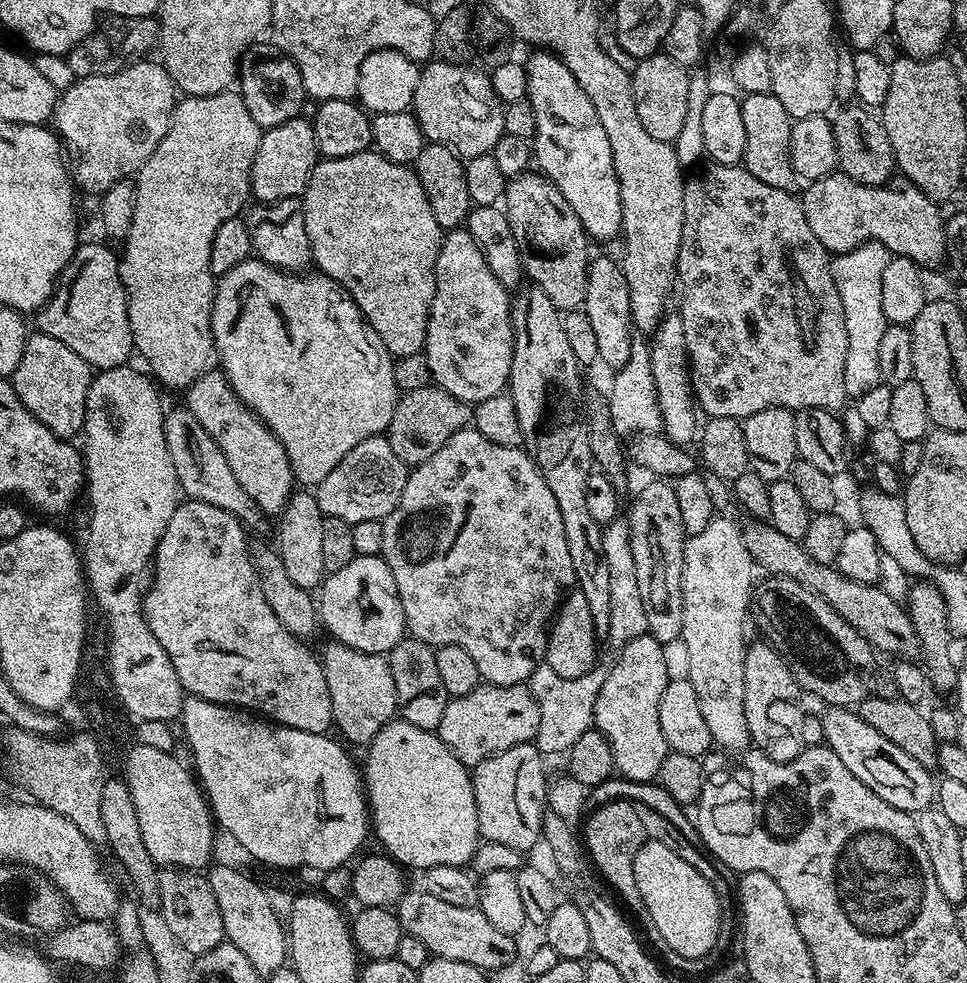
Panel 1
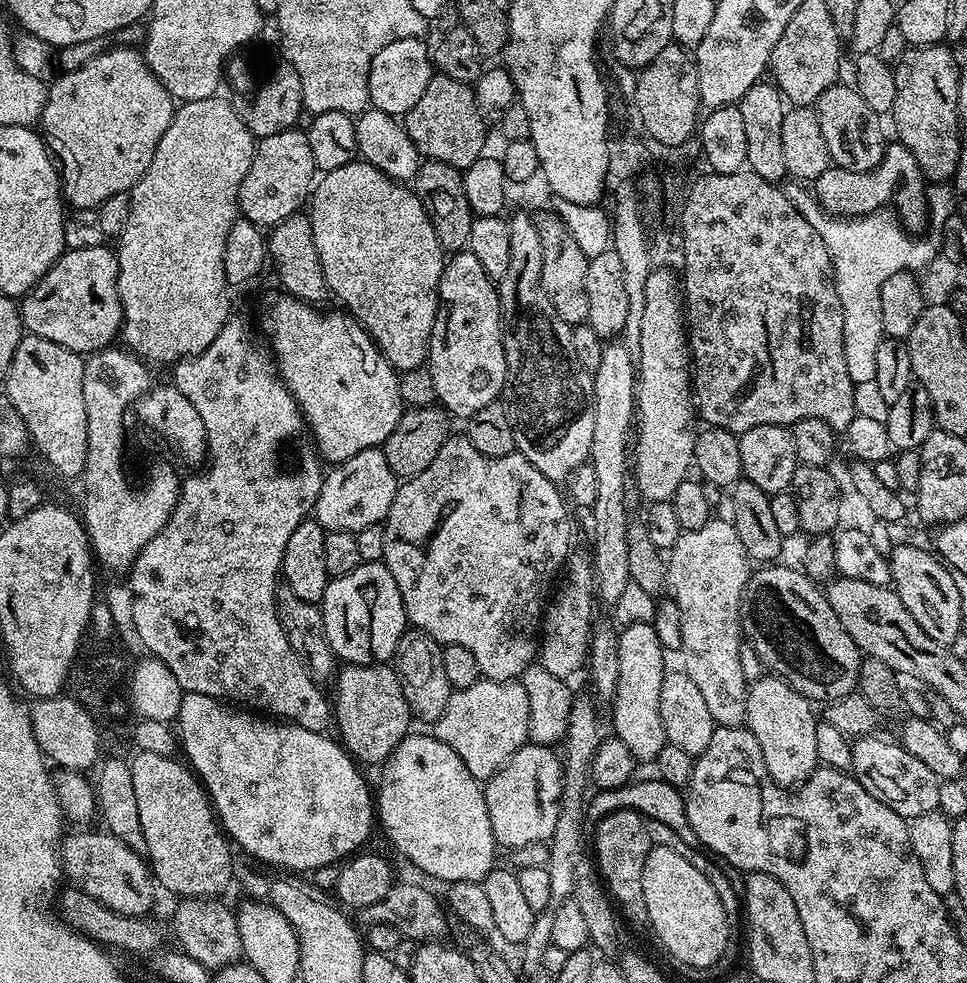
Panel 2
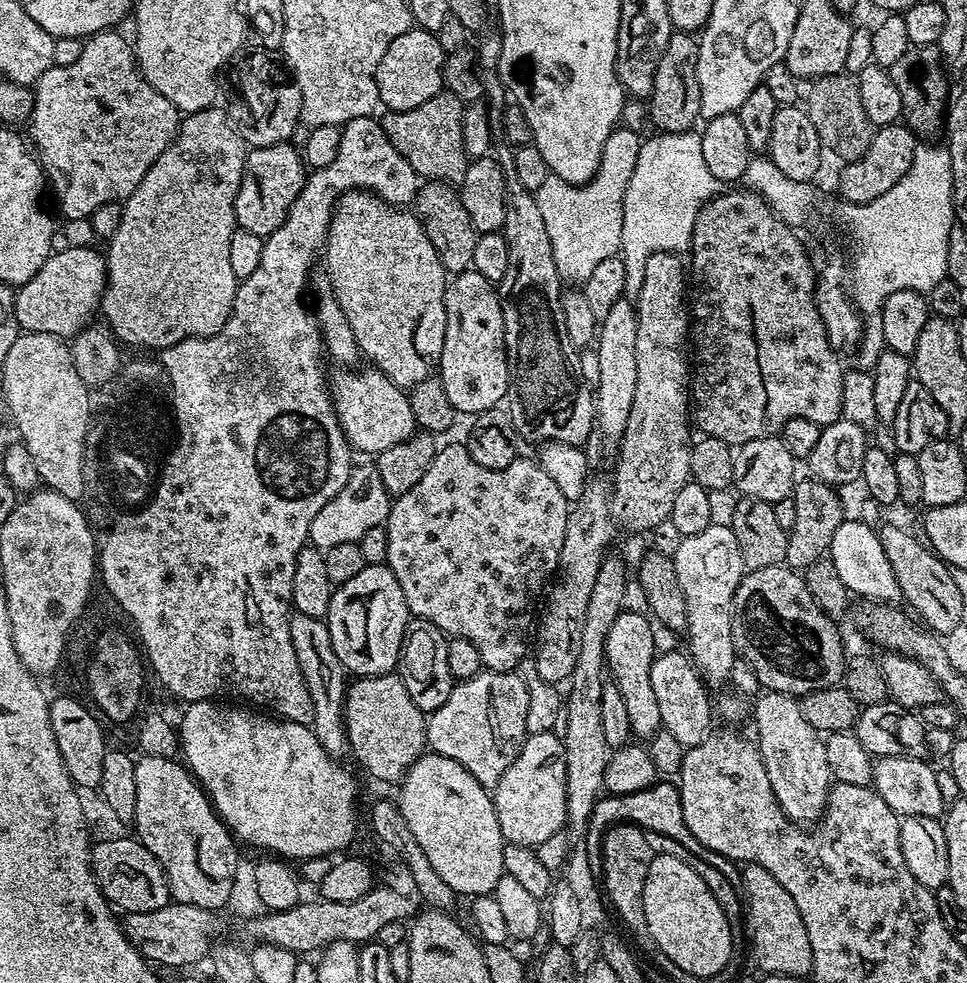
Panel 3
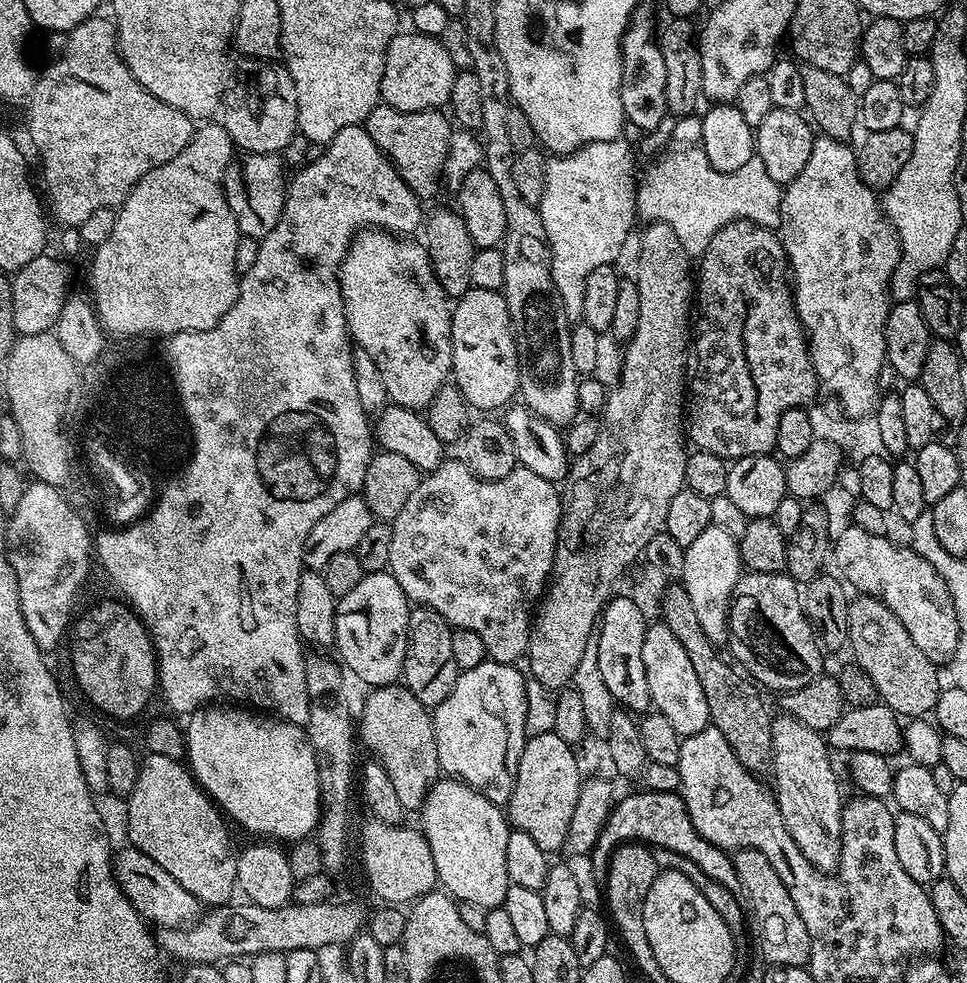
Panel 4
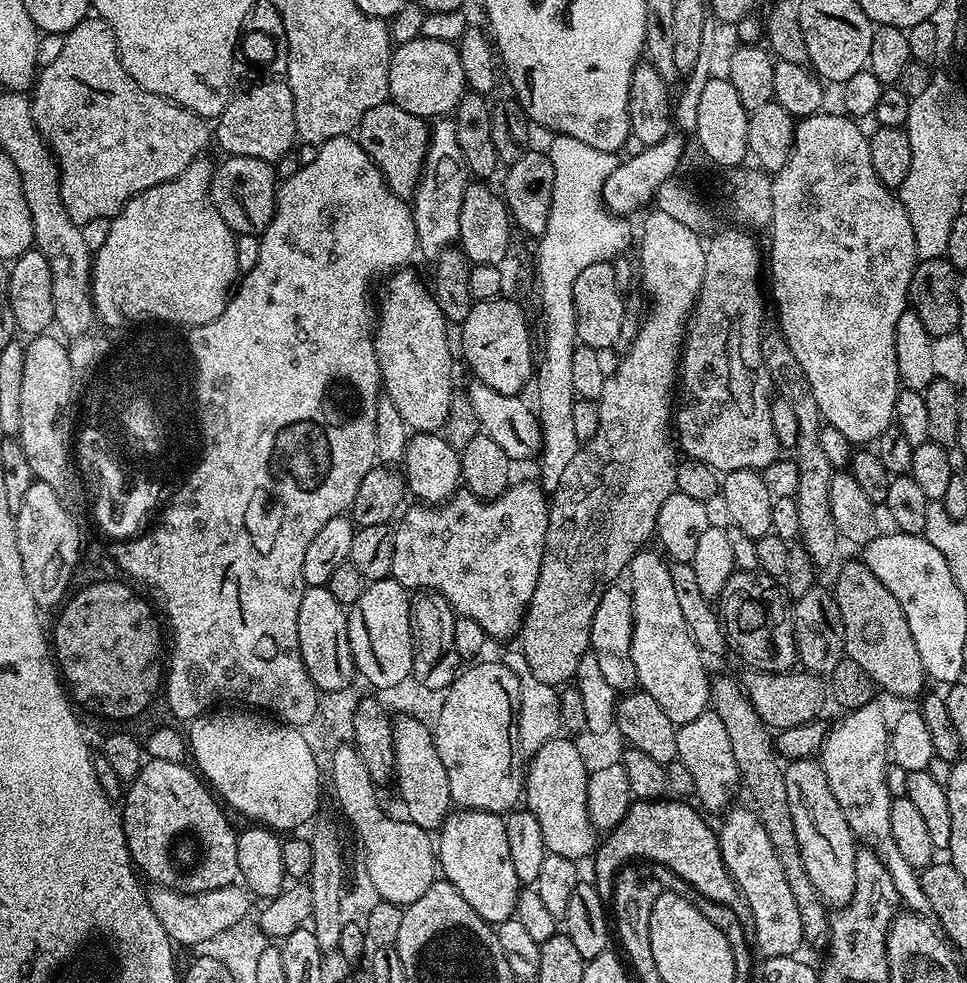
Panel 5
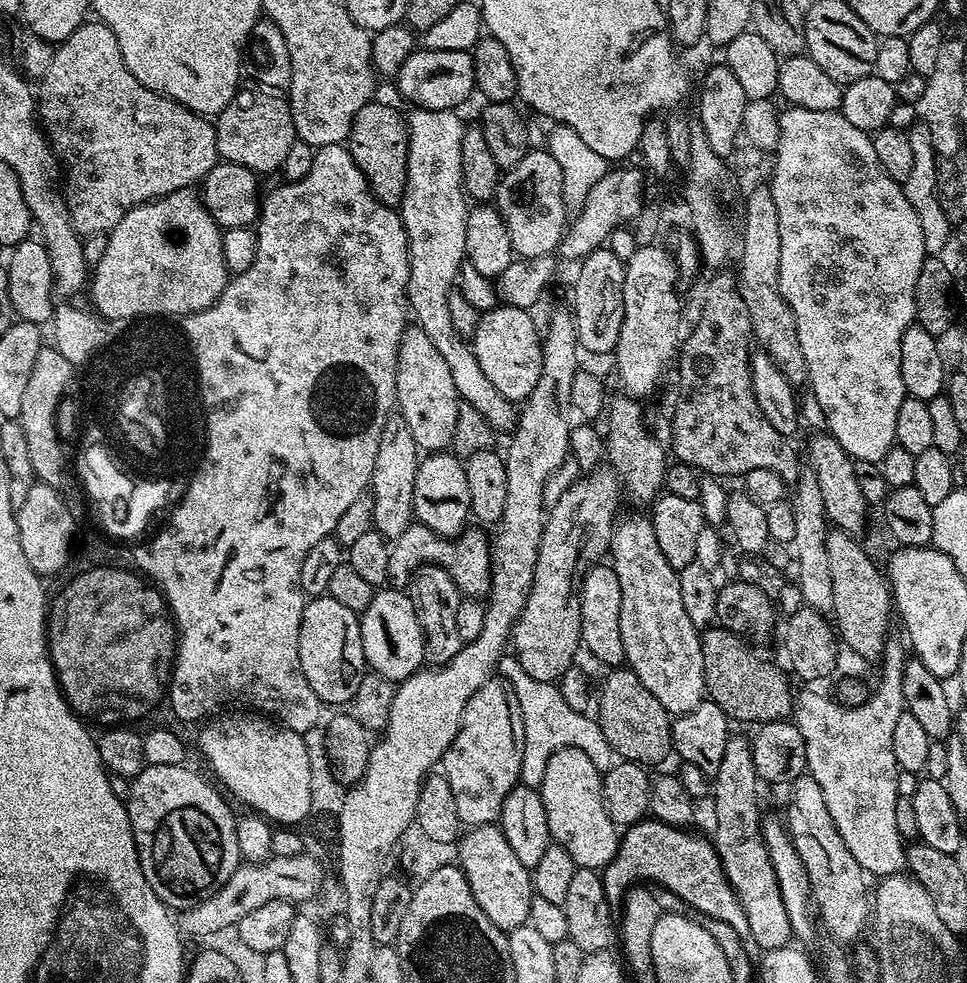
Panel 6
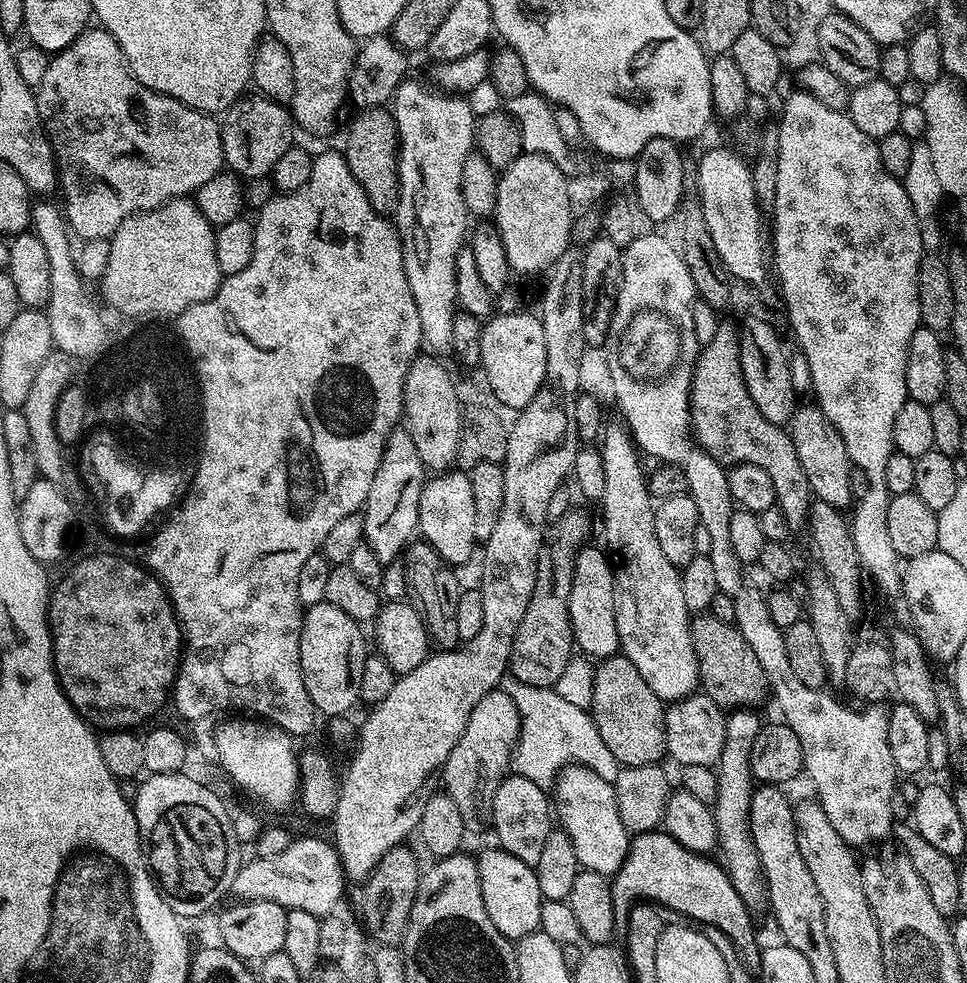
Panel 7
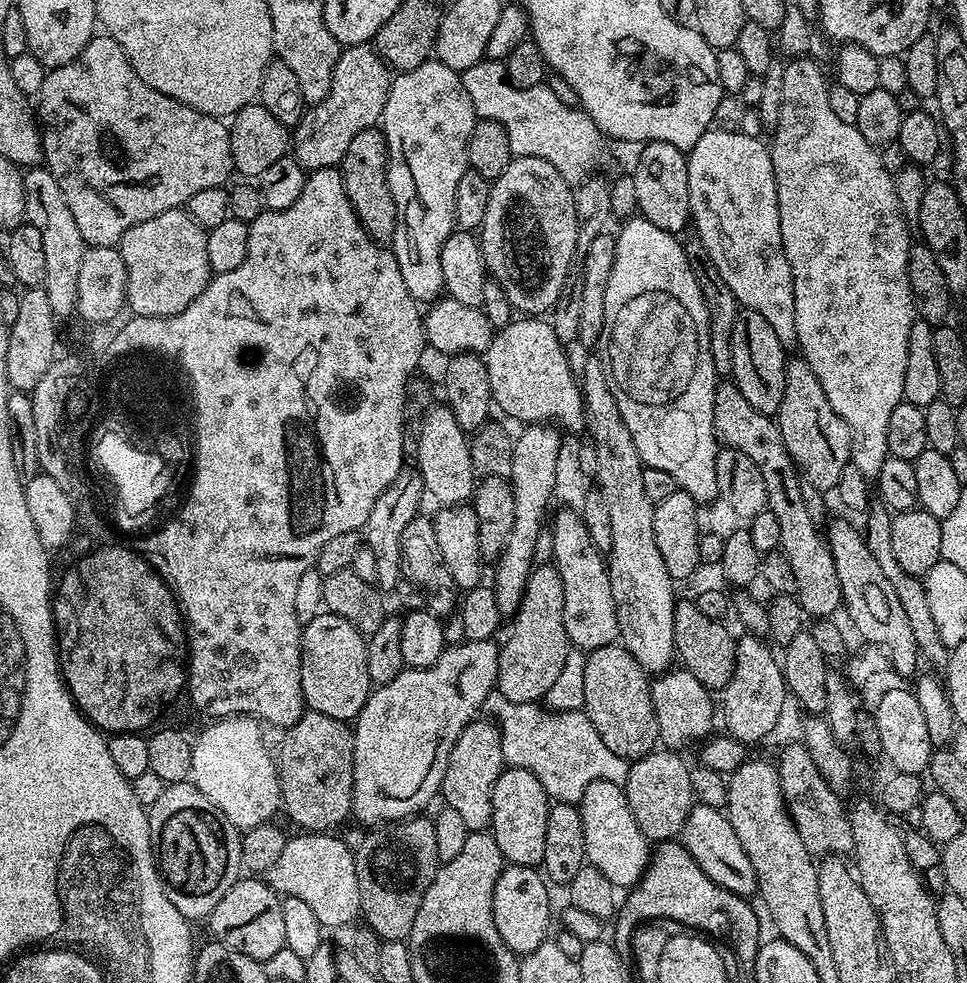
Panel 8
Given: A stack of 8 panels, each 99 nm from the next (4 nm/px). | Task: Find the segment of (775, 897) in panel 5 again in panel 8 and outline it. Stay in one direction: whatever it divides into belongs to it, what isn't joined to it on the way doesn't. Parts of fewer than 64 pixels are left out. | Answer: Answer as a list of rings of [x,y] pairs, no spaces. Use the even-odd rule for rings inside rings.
[[[744,634],[736,640],[736,654],[732,666],[732,679],[722,690],[724,696],[724,724],[728,727],[727,735],[733,740],[741,740],[744,744],[756,744],[759,740],[764,740],[776,728],[776,723],[780,720],[780,715],[784,712],[784,699],[789,699],[788,687],[784,685],[784,669],[781,661],[771,652],[767,639],[756,634]]]

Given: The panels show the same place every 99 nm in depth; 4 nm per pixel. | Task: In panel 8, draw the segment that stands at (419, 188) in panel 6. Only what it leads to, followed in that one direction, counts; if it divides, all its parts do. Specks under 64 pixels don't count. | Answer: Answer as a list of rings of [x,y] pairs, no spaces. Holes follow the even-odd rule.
[[[430,58],[414,70],[393,75],[382,117],[382,131],[388,143],[388,185],[398,210],[396,235],[390,247],[396,255],[402,282],[406,282],[406,290],[417,302],[435,301],[444,292],[442,242],[456,228],[454,190],[462,174],[469,171],[468,143],[477,119],[474,102],[470,102],[470,94],[463,88],[461,73],[450,70],[440,60]]]

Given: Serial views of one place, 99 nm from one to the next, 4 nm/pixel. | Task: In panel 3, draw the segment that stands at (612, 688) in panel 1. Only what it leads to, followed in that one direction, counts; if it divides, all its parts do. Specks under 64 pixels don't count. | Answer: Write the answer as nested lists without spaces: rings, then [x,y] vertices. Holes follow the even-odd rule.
[[[623,610],[615,618],[605,642],[606,668],[618,690],[622,690],[630,717],[630,730],[636,738],[651,738],[661,731],[658,698],[654,698],[654,685],[650,682],[650,666],[658,655],[656,632],[652,626],[653,621],[645,613]]]

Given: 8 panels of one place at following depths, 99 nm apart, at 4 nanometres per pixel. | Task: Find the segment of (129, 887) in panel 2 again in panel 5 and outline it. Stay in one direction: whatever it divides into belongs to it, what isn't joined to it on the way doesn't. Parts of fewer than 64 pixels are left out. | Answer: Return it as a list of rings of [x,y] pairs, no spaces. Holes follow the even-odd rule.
[[[156,886],[148,892],[148,901],[154,914],[158,914],[158,922],[162,922],[162,930],[166,930],[173,945],[187,945],[213,938],[214,934],[229,929],[249,915],[248,907],[254,902],[253,897],[248,888],[236,887],[229,886],[209,892],[181,892],[167,886]]]

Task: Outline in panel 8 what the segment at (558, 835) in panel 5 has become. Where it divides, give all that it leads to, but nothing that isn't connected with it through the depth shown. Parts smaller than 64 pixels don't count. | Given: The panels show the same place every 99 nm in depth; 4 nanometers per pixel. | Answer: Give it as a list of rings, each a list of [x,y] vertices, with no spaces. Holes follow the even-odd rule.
[[[599,780],[590,782],[578,805],[582,818],[582,834],[586,834],[586,860],[606,878],[610,878],[617,890],[627,890],[640,882],[650,859],[650,841],[638,830],[634,814],[630,814],[628,799],[623,787],[614,782]]]

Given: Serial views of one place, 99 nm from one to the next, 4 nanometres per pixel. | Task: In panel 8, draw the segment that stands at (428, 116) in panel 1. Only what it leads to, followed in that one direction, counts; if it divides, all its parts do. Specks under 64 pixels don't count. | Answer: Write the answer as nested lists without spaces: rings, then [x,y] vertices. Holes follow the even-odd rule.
[[[379,127],[362,130],[350,141],[350,147],[338,165],[340,177],[344,180],[346,198],[354,206],[358,222],[367,230],[373,240],[388,242],[396,235],[398,210],[388,185],[388,143]]]

